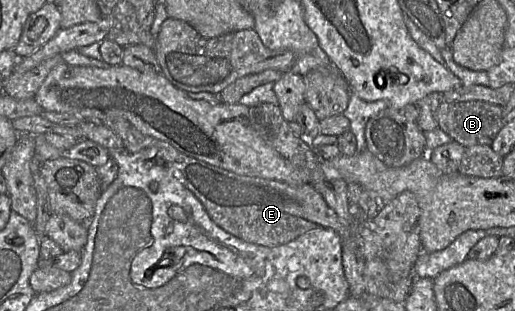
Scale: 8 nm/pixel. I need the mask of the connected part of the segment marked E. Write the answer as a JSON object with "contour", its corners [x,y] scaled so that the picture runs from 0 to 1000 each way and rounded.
{"contour":[[[227,386],[212,412],[237,447],[250,492],[266,492],[285,473],[311,482],[301,508],[326,543],[334,543],[336,531],[350,550],[353,588],[392,650],[408,701],[441,746],[480,778],[542,791],[619,730],[647,736],[662,772],[678,762],[680,720],[652,688],[604,588],[569,598],[538,579],[452,556],[363,502],[324,457],[280,434],[243,386]]]}

